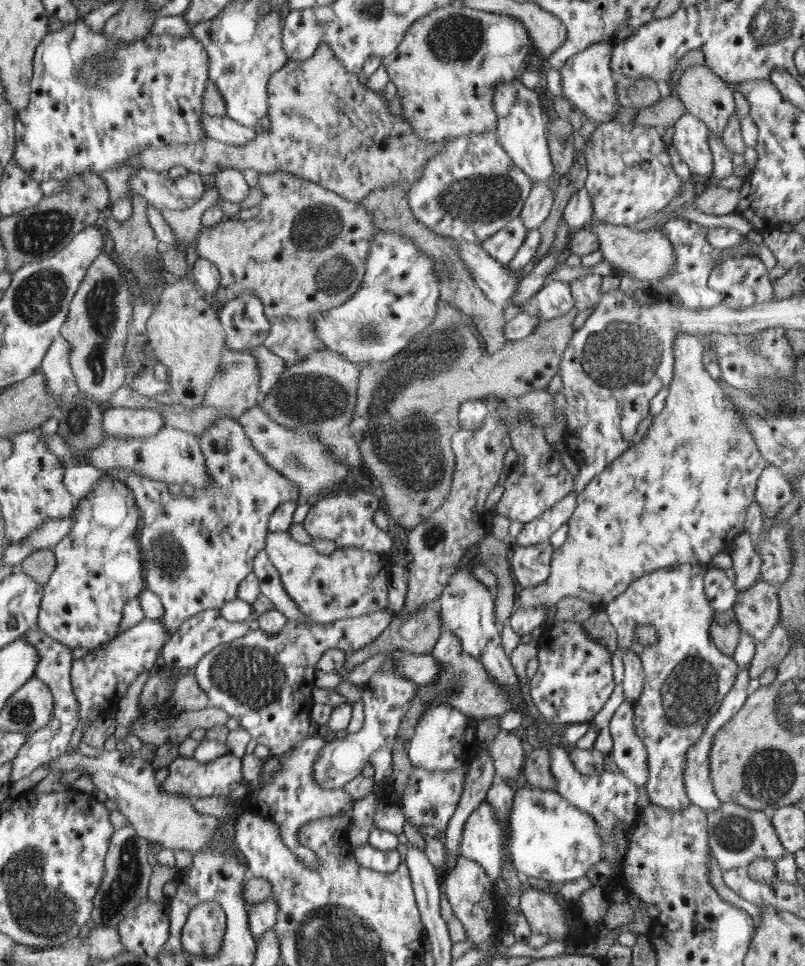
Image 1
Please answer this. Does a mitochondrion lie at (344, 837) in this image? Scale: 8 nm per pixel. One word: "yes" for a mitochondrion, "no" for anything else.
no

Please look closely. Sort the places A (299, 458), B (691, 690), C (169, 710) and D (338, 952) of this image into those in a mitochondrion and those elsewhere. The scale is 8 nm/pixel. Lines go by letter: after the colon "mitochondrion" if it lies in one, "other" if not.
A: mitochondrion
B: mitochondrion
C: other
D: mitochondrion

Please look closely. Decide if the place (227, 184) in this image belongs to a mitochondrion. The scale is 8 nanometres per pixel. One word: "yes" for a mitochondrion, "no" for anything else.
no

